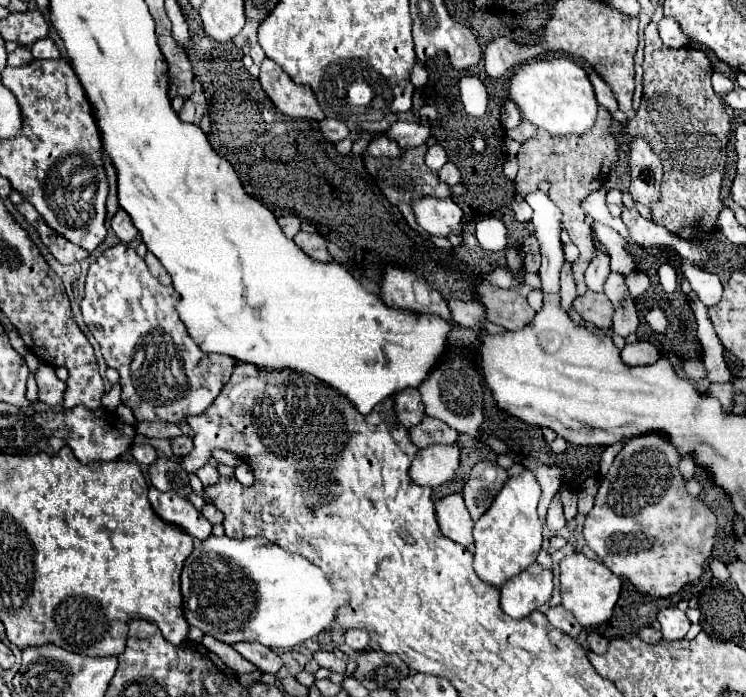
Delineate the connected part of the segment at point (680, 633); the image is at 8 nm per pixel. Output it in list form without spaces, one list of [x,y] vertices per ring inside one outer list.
[[[670,606],[670,608],[660,610],[658,612],[658,622],[662,624],[662,636],[668,642],[684,638],[686,632],[688,632],[688,628],[690,628],[690,620],[676,606]]]

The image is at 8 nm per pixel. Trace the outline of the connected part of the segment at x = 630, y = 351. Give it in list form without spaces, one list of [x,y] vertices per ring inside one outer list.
[[[645,340],[626,344],[621,350],[621,358],[628,366],[654,364],[660,356],[658,349],[652,343]]]

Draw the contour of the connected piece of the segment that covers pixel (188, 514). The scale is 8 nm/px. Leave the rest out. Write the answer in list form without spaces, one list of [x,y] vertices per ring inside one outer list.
[[[152,486],[148,488],[148,500],[160,518],[184,528],[190,536],[204,540],[212,534],[212,524],[188,500],[176,494],[158,492]]]

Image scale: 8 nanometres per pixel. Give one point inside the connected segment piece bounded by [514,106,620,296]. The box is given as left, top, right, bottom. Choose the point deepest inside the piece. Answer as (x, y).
(575, 166)

